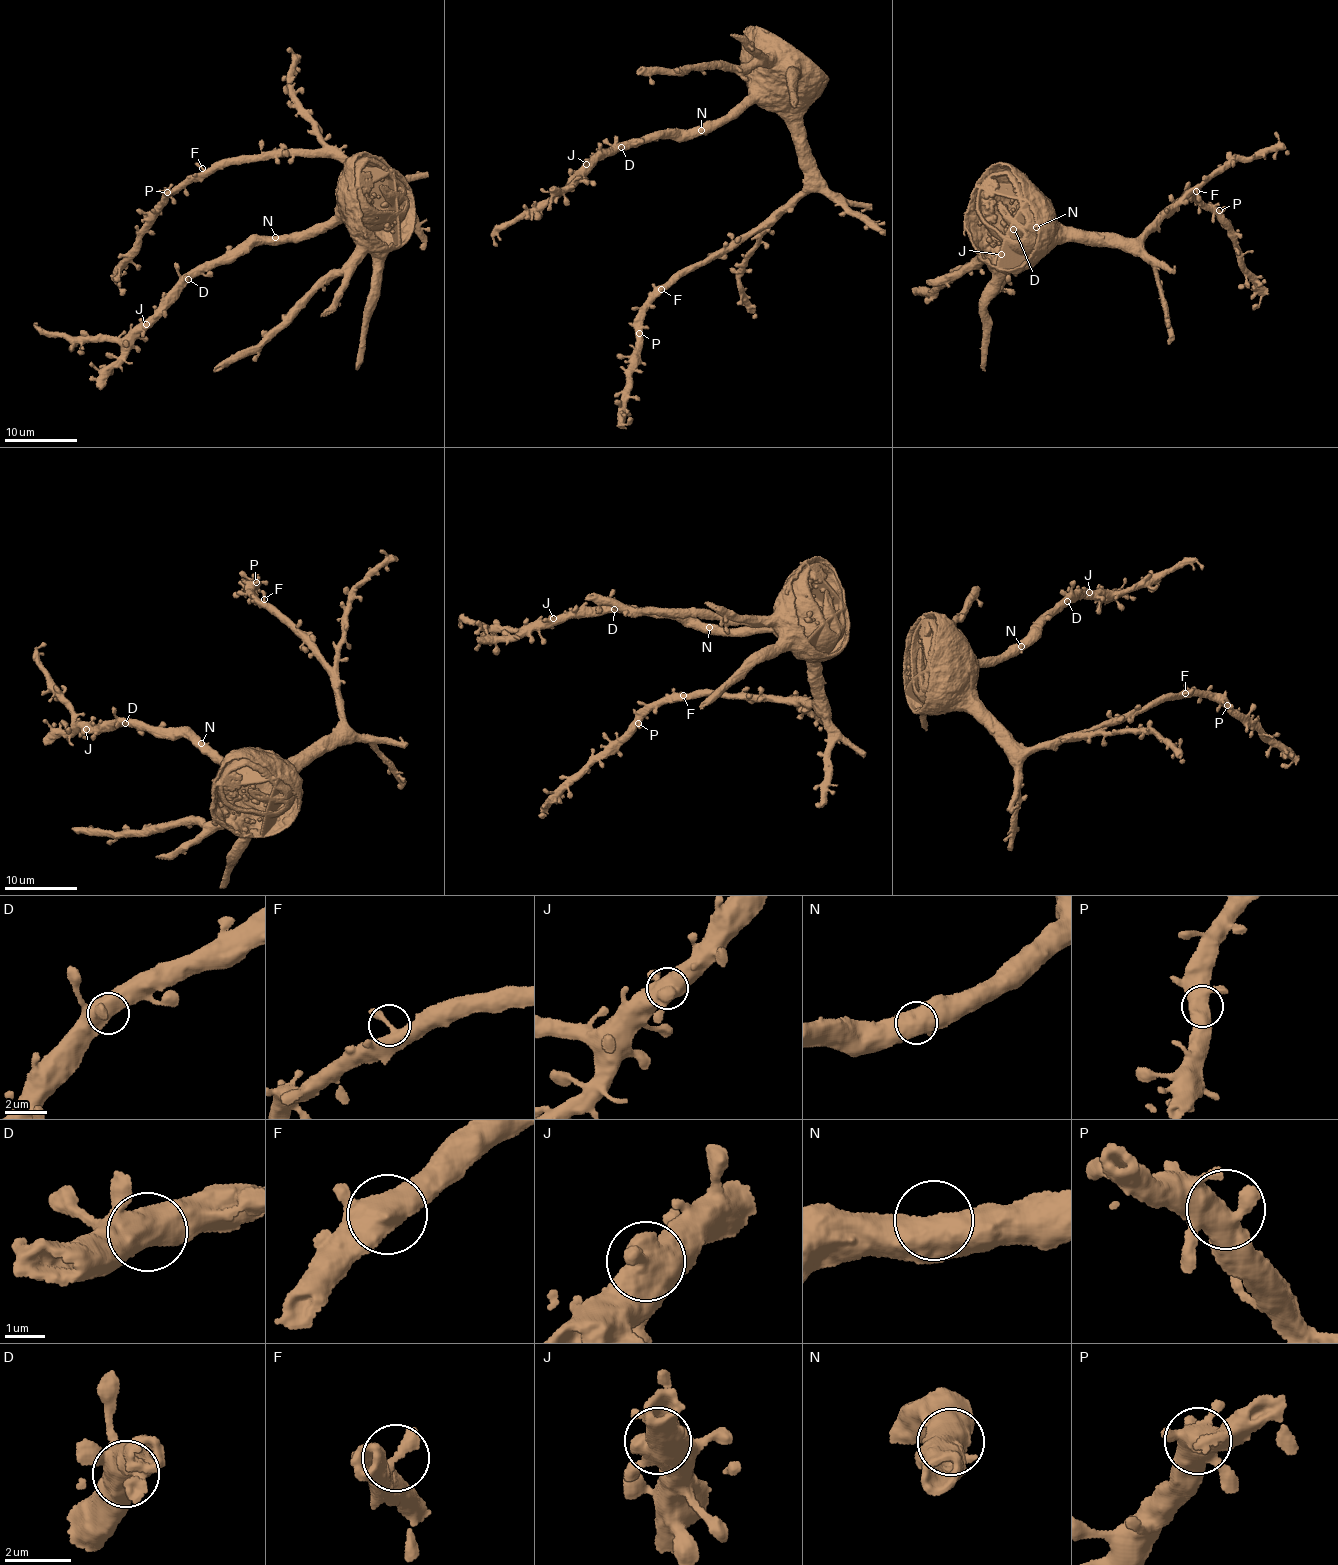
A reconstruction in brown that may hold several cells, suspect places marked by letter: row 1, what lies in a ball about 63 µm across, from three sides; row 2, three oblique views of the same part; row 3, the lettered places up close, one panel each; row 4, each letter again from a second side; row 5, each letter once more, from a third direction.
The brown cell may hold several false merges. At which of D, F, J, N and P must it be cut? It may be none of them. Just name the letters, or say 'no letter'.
no letter

